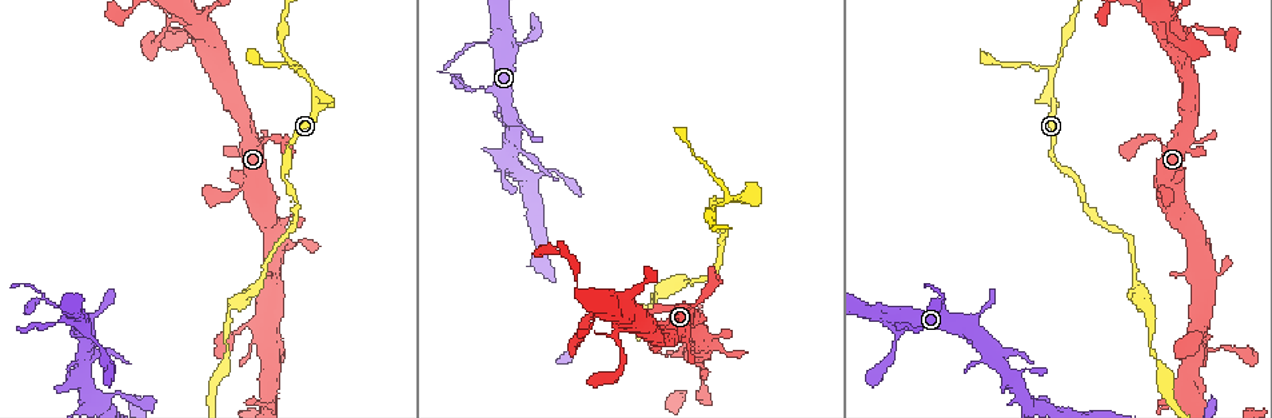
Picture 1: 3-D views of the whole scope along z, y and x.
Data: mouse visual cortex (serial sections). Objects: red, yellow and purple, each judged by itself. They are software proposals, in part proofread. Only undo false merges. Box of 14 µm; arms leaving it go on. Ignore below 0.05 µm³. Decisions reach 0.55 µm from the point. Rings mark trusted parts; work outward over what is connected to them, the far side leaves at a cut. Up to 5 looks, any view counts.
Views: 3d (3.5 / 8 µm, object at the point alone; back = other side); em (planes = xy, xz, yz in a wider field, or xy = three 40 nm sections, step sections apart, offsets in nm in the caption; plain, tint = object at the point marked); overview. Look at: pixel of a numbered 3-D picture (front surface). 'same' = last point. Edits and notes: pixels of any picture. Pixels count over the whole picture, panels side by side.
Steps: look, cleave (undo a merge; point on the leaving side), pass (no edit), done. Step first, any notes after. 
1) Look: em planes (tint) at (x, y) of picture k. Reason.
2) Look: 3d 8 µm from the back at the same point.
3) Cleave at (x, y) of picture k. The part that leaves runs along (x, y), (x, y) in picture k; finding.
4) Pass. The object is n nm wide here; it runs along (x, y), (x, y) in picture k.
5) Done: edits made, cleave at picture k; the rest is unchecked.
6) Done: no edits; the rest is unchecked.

Look: 3d 3.5 µm at (91, 398) of picture 1. Looks like a crossing.

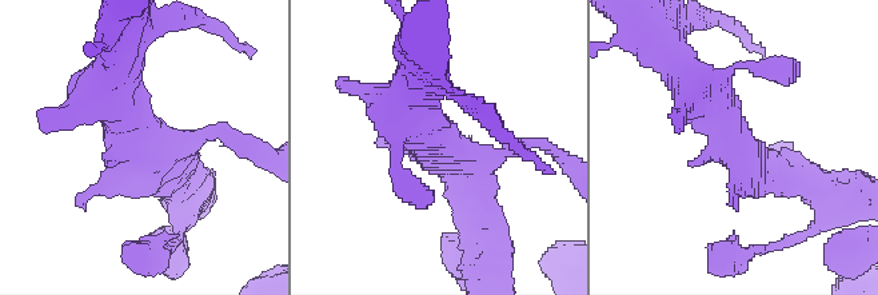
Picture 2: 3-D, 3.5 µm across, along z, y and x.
Look: em xy step 1 (tint) at (145, 150) of picture 2. 4 arms meet here; the arms are 100, 150, 350, 600 nm wide; shape alone is not enough.

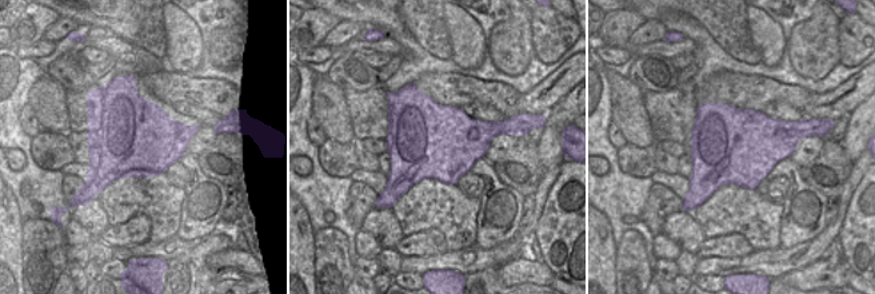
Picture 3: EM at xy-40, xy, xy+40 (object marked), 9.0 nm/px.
Pass. It runs along (693, 84), (750, 163), (805, 183) in picture 2; continuous, no second cell.

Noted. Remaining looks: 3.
Look: 3d 3.5 µm at (1048, 70) of picture 1. A fork.

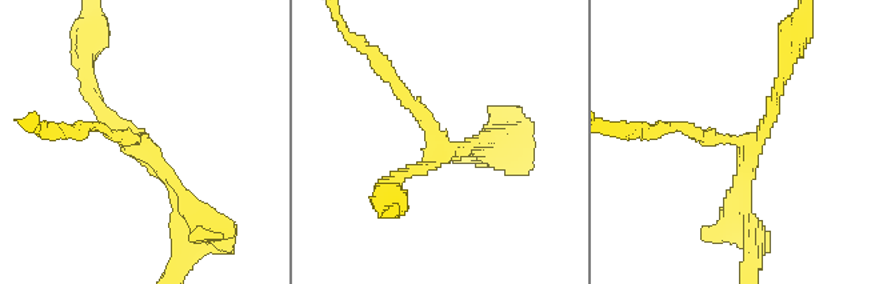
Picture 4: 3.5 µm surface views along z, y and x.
Look: em xy step 3 (tint) at (745, 147) of picture 4. 3 arms meet here; the arms are 150, 150, 200 nm wide.

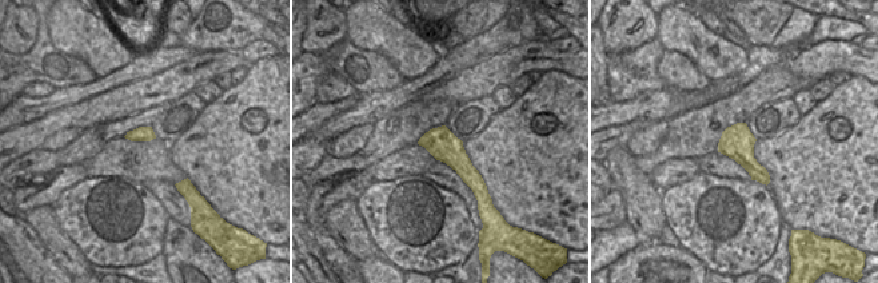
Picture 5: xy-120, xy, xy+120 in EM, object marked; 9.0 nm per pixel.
Pass. It runs along (195, 218), (90, 87) in picture 4; one cell here.

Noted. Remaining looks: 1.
Done: no edits; the rest is unchecked.

